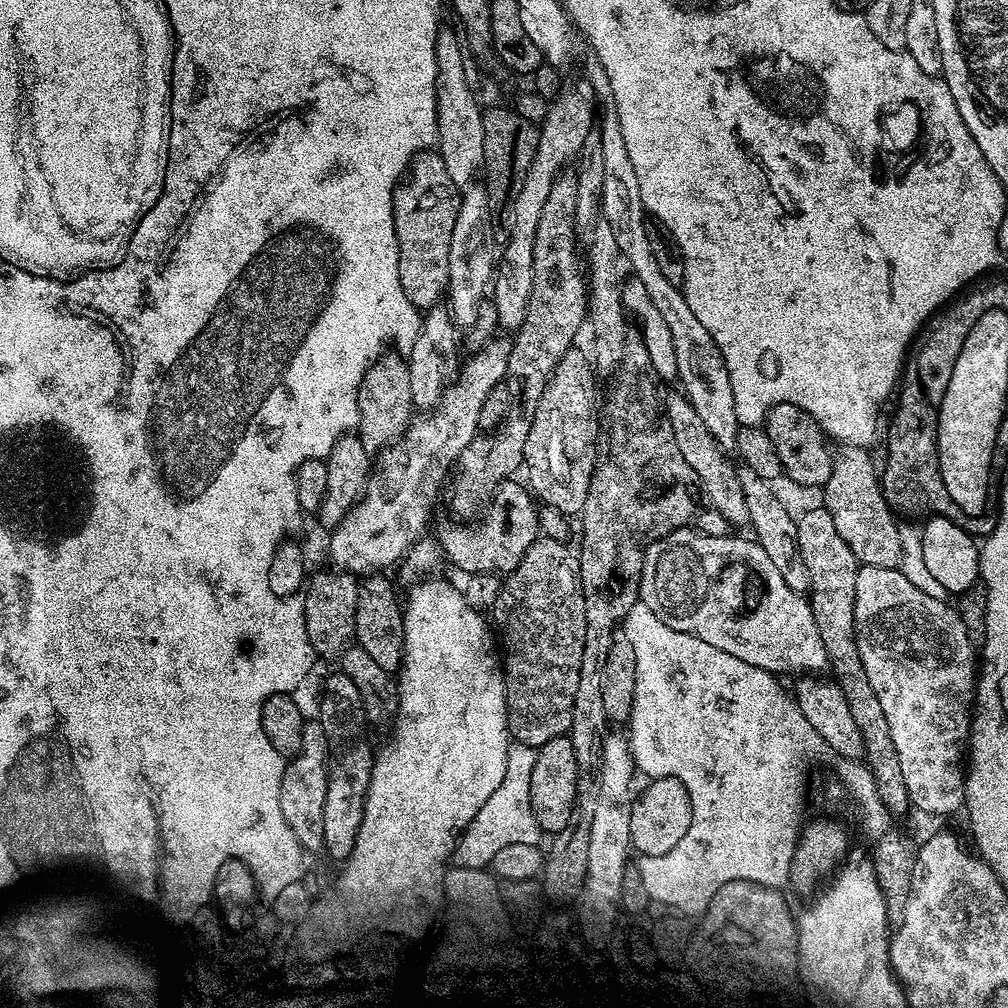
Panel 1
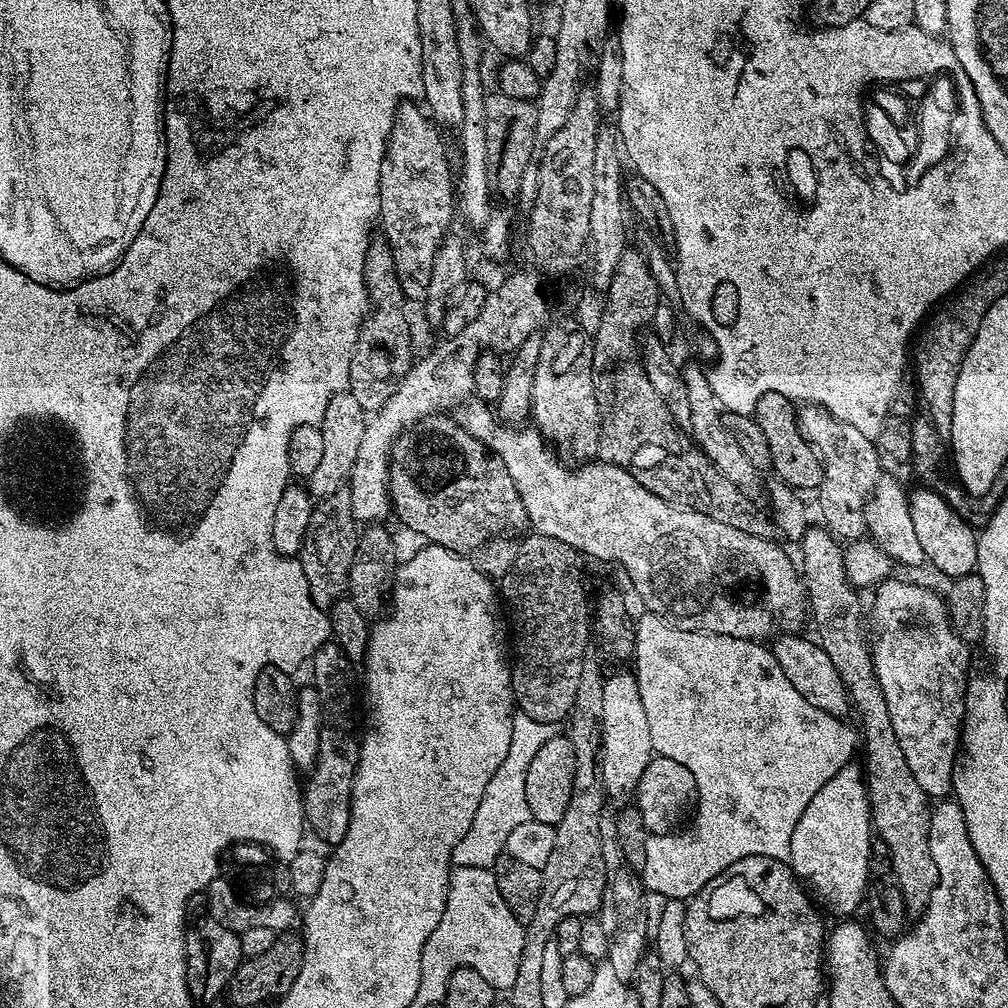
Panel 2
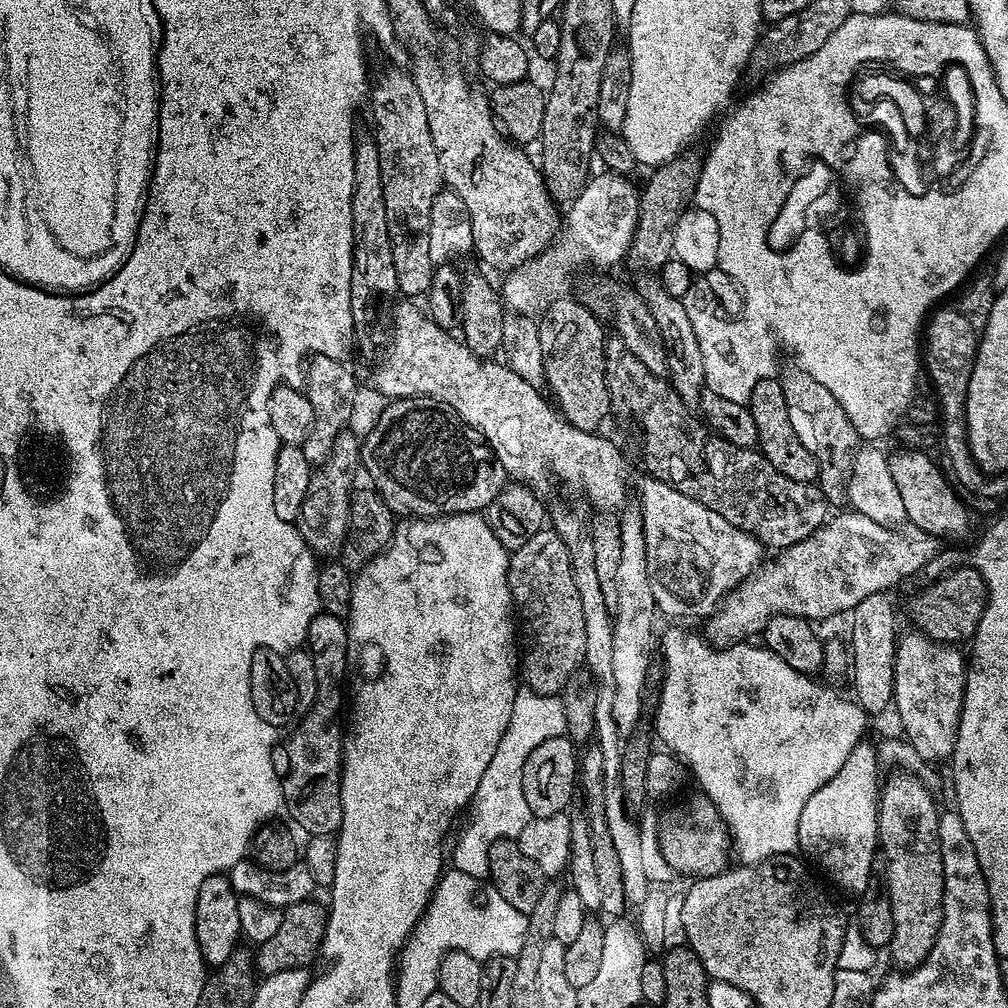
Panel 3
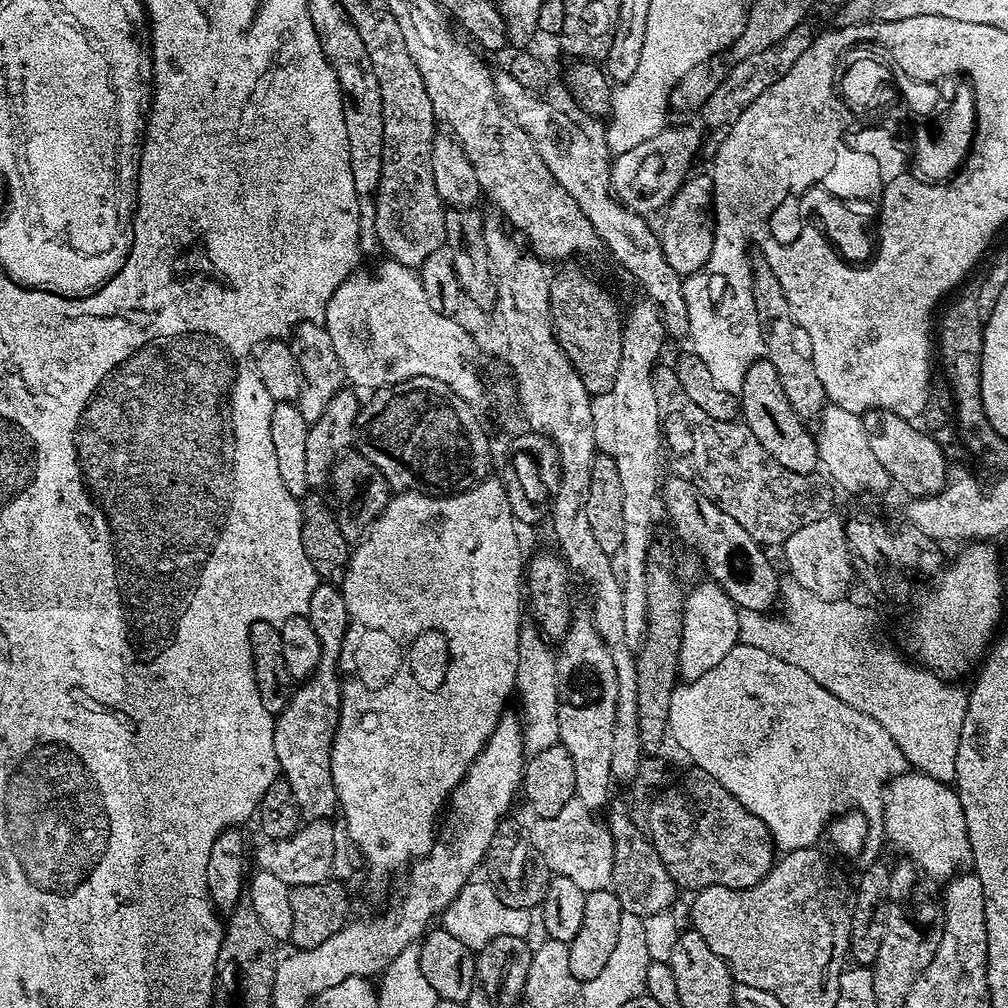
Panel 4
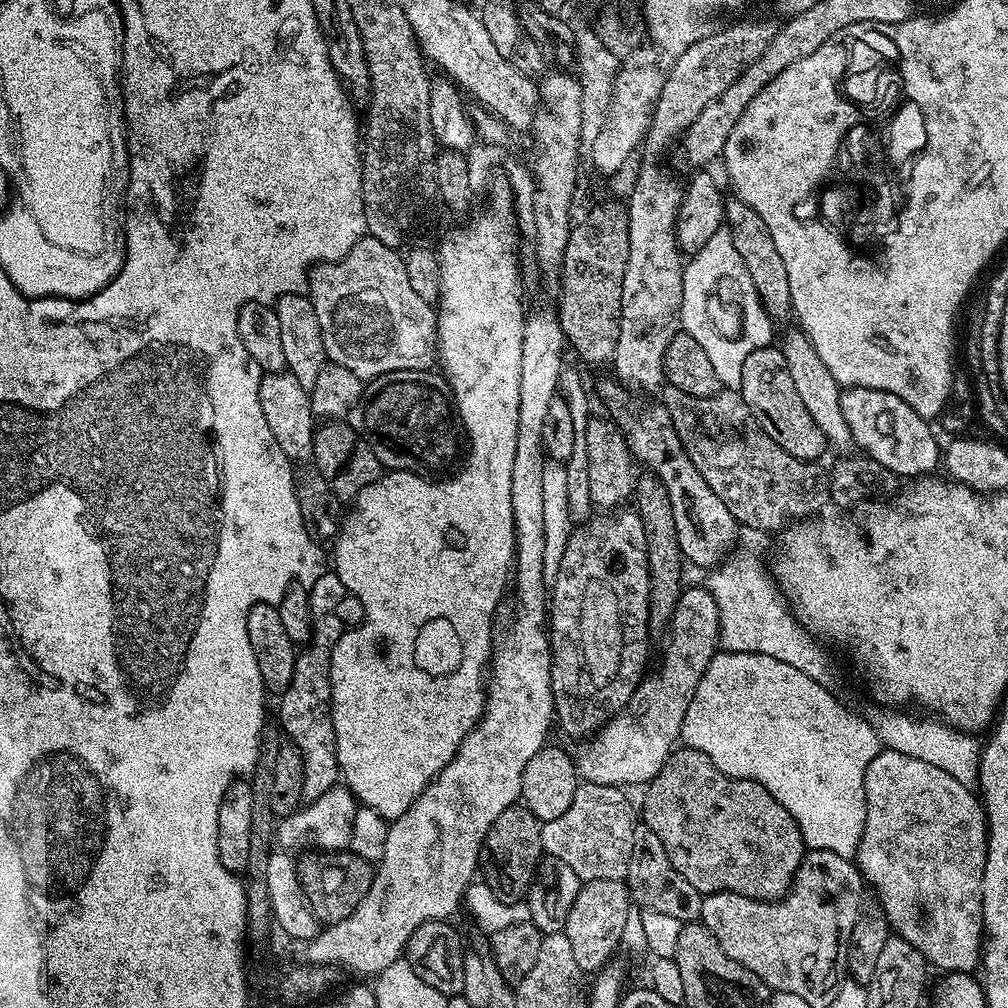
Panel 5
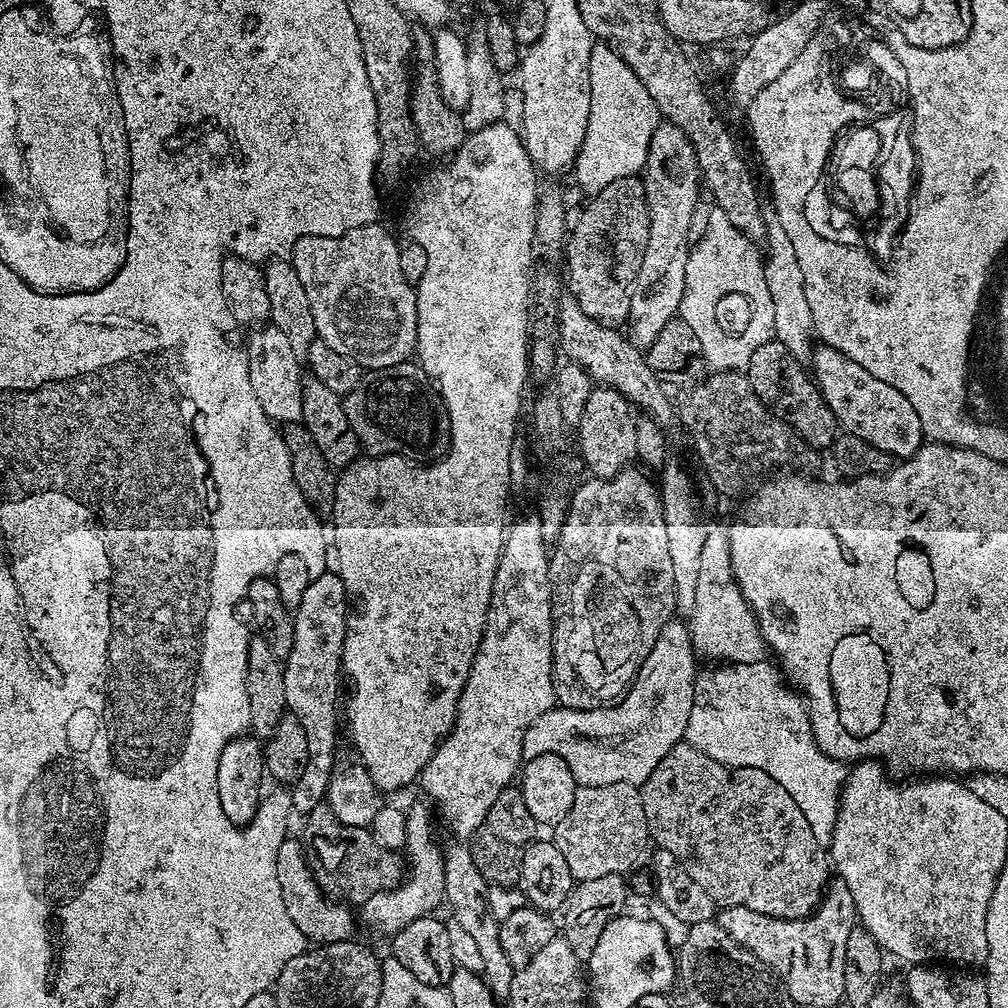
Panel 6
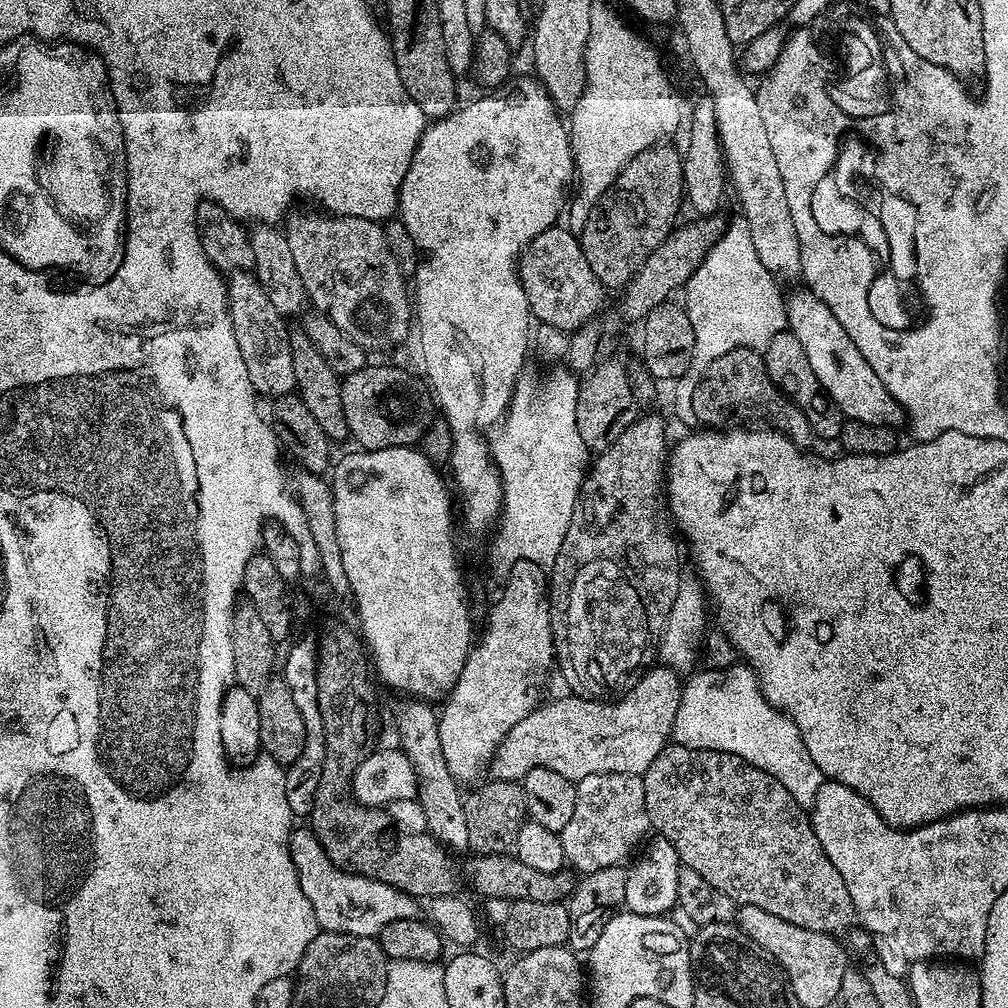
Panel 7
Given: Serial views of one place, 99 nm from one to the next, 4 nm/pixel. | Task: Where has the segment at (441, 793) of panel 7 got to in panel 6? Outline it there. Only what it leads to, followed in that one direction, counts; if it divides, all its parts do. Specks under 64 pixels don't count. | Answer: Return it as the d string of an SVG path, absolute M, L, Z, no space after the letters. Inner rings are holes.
M462 842L452 843L456 844L452 844L448 848L446 846L443 849L443 890L445 905L447 906L448 904L452 912L451 919L453 920L453 923L463 927L463 929L465 929L465 931L473 937L474 943L477 944L477 949L479 953L481 953L482 957L483 970L481 975L484 982L487 984L487 988L491 990L495 997L506 998L510 992L510 983L513 982L515 968L510 966L510 962L507 961L506 954L503 953L499 921L493 917L489 910L489 904L487 902L489 884L484 878L482 878L481 871L478 870L477 866L475 866L471 849Z

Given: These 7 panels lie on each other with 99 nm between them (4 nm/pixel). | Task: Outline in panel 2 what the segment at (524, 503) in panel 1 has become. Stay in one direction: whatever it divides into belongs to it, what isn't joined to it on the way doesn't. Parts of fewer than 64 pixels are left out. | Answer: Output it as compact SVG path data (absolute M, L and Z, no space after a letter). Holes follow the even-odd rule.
M433 414L424 417L419 424L415 425L411 436L413 444L410 445L409 448L402 449L397 456L395 453L395 455L391 457L388 465L388 499L394 516L397 516L410 531L417 532L422 538L421 541L448 548L451 552L472 554L472 551L475 550L476 552L482 549L493 537L499 537L501 534L515 533L515 528L525 527L525 525L528 524L526 506L522 506L522 498L518 498L518 490L514 486L514 478L510 478L509 472L506 471L506 466L502 466L502 462L496 457L495 452L485 448L481 440L473 438L473 436L464 429L463 423L456 421L455 424L455 422L448 417L448 414Z

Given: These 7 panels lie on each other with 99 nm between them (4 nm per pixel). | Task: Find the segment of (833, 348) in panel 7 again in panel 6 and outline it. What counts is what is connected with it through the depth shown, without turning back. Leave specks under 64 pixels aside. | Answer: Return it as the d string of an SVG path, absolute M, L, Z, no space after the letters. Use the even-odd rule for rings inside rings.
M827 346L817 347L812 353L810 368L826 406L847 435L862 438L862 442L878 446L878 450L889 452L893 458L912 456L925 443L922 422L918 410L910 406L910 398L898 394L894 386L886 386L882 378L874 378L870 370L862 370L862 366L846 358L846 354Z

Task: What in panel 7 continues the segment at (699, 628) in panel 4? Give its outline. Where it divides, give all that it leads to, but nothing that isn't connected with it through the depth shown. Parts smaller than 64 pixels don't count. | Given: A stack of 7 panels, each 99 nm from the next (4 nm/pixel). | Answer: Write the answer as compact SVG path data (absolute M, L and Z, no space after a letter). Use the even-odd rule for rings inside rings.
M667 666L659 667L649 667L632 692L613 704L575 694L541 703L496 748L491 779L520 782L535 768L549 768L573 782L594 774L643 774L669 743L680 705L681 677Z

